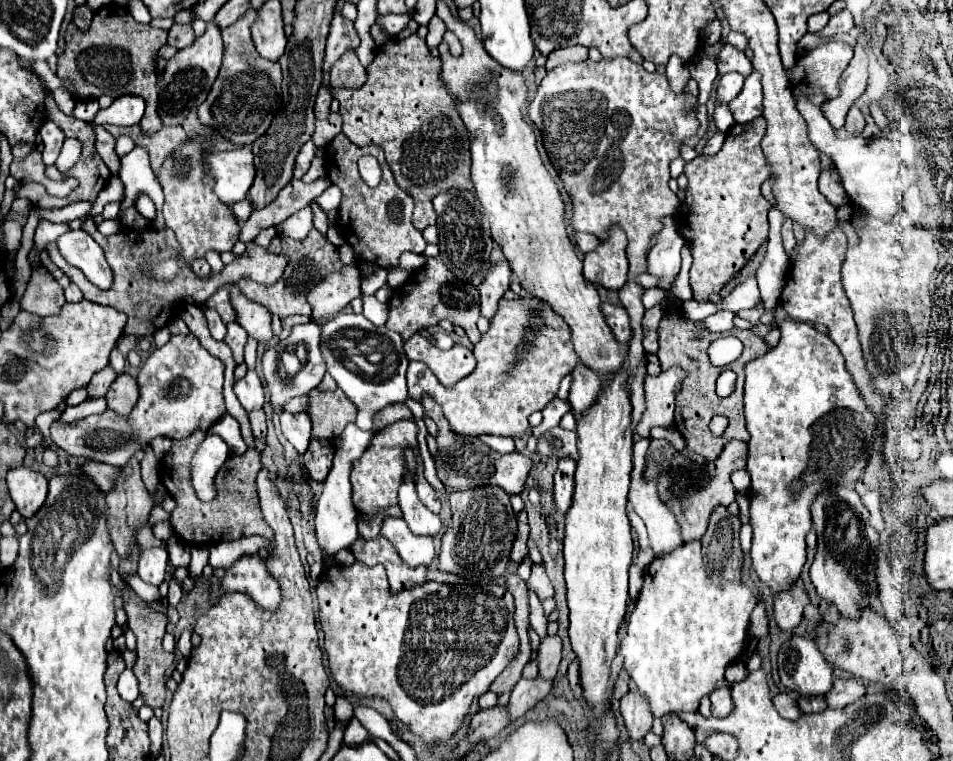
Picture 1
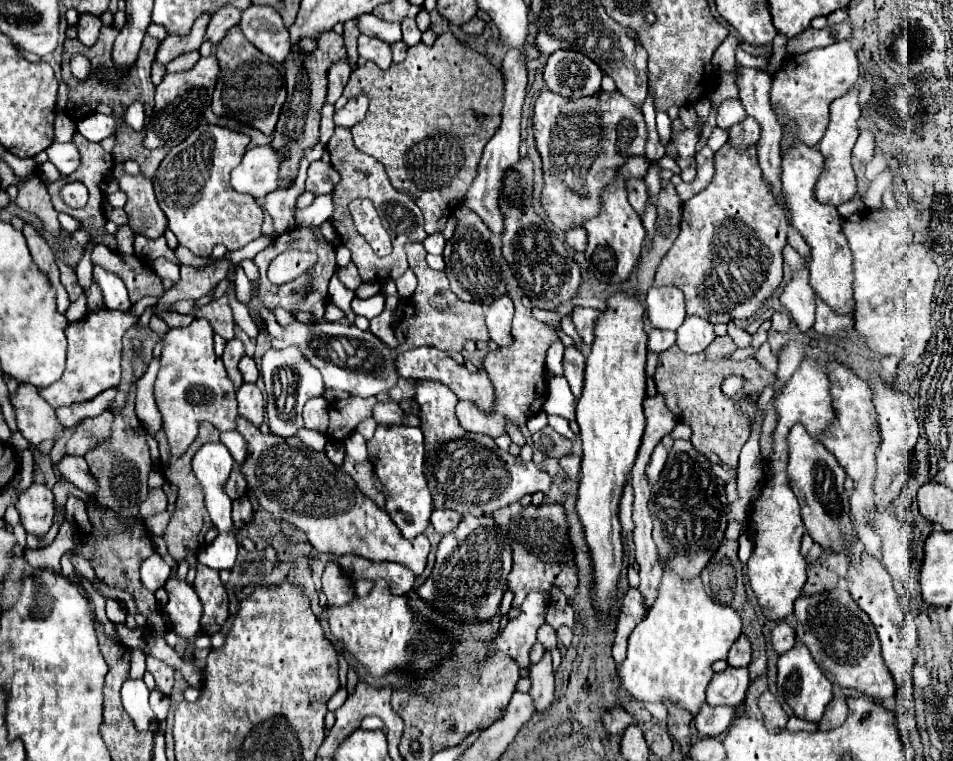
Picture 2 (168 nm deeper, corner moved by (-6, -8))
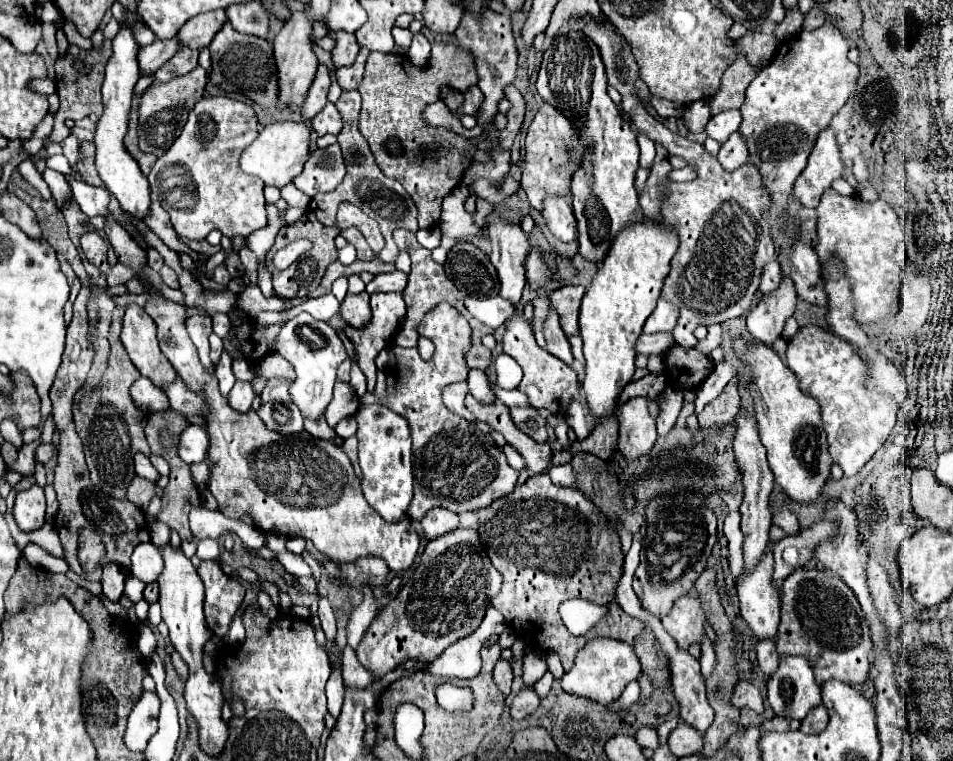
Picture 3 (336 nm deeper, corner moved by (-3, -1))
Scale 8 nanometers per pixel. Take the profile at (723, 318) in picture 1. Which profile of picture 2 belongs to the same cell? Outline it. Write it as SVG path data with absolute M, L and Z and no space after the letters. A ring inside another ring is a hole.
M698 316L686 318L676 330L676 346L688 354L702 352L714 338L714 324L708 324L708 320Z

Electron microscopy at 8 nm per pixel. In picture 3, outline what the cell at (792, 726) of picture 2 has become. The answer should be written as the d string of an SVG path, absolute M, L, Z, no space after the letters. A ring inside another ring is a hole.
M773 717L769 721L763 721L761 723L761 731L793 731L793 729L799 729L801 721L797 719L787 719L787 717Z

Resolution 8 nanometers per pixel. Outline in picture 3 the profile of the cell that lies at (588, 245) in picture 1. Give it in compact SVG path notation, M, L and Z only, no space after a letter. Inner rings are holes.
M547 197L543 203L543 217L547 219L549 231L561 241L575 239L575 217L571 205L563 197Z

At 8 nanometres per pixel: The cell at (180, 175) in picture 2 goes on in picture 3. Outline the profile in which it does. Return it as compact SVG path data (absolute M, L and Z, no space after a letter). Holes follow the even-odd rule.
M209 97L201 99L195 109L189 113L189 119L183 127L179 139L161 155L151 173L149 173L149 187L151 195L159 199L165 211L171 217L173 229L179 237L201 241L209 235L209 231L219 229L229 239L243 237L247 239L253 231L267 225L267 211L265 211L265 197L263 197L263 181L239 171L239 155L241 151L255 141L259 133L259 123L251 105L227 99L227 97Z

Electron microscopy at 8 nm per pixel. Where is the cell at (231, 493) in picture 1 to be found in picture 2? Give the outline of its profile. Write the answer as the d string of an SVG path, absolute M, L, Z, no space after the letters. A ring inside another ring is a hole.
M202 422L200 428L198 428L198 436L196 440L190 444L190 448L186 450L184 456L172 460L172 456L168 456L168 442L166 442L166 436L164 432L160 432L160 440L158 442L158 448L160 448L160 468L164 472L164 478L168 482L172 482L176 488L178 488L178 500L176 500L176 510L170 518L170 524L166 526L164 530L164 540L166 540L166 546L168 546L168 552L172 554L172 558L176 562L182 562L190 552L198 552L202 546L204 546L204 536L206 532L210 530L210 518L208 518L208 512L204 508L204 492L202 492L202 486L196 482L196 476L190 468L190 462L192 462L192 456L196 454L196 450L200 448L200 444L206 444L206 442L218 442L218 436L220 432L208 424L208 422Z

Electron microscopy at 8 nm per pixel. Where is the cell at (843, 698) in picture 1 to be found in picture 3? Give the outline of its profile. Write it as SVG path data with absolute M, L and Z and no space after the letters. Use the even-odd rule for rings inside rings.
M819 705L819 707L811 709L807 713L807 717L801 721L801 731L803 733L821 733L827 727L827 723L829 723L827 715L829 713L827 713L825 705Z

